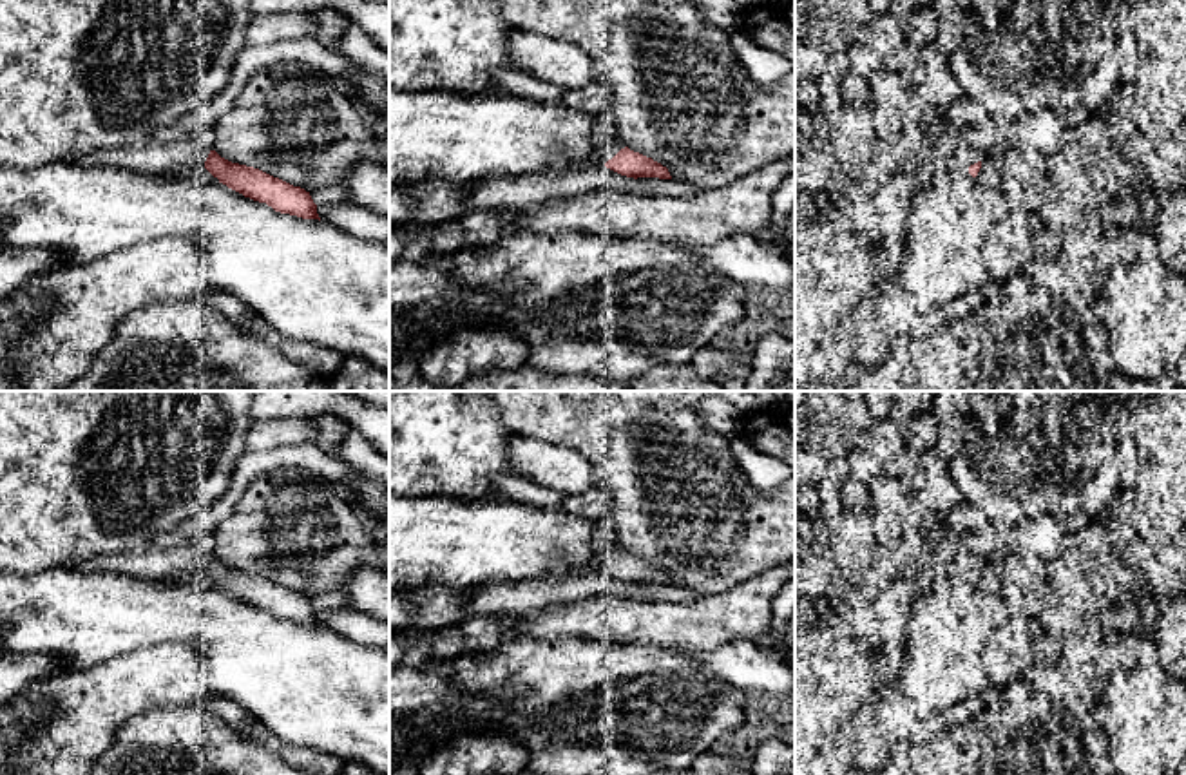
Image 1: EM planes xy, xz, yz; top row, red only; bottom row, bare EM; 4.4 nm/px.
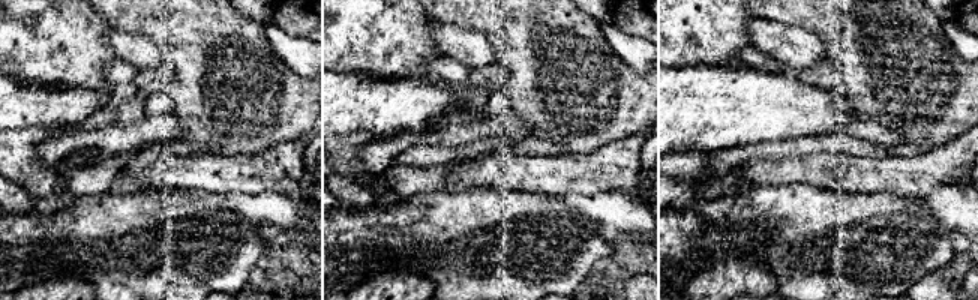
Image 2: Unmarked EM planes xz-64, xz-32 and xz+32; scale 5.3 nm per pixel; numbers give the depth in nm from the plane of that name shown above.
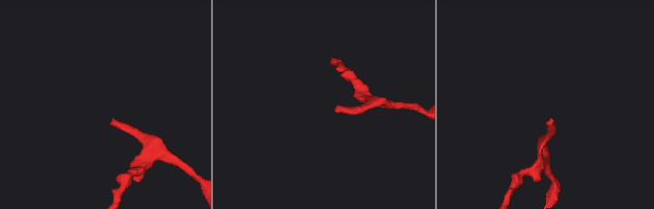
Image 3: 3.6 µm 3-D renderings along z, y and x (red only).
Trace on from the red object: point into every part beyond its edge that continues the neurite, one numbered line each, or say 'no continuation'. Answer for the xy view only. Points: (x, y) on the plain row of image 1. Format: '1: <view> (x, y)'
1: xy (151, 564)

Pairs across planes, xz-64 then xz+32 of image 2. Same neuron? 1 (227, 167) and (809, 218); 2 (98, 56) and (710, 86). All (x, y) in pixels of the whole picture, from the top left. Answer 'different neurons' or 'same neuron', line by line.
1: different neurons
2: different neurons

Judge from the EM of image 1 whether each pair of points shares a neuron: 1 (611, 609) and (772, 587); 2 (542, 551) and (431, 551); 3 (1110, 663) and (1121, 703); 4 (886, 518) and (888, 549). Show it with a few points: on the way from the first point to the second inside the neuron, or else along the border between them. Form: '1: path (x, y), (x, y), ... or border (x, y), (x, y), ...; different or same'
1: path (650, 620), (717, 620), (732, 616); same
2: path (515, 551), (459, 551); same
3: border (1138, 661), (1128, 669), (1116, 670), (1105, 683); different
4: path (888, 526), (888, 542); same

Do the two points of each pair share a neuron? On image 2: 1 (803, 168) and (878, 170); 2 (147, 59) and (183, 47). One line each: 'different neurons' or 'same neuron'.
1: same neuron
2: different neurons

